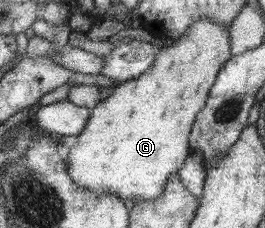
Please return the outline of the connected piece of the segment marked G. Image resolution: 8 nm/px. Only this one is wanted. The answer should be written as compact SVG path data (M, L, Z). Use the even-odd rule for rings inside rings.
M204 16L190 24L190 28L186 28L186 32L171 46L163 46L155 52L148 70L137 78L116 84L90 111L84 129L78 133L67 154L72 181L87 191L99 195L112 193L128 203L138 199L151 201L160 196L168 179L176 176L189 155L189 135L196 115L205 107L217 73L230 58L228 27Z

